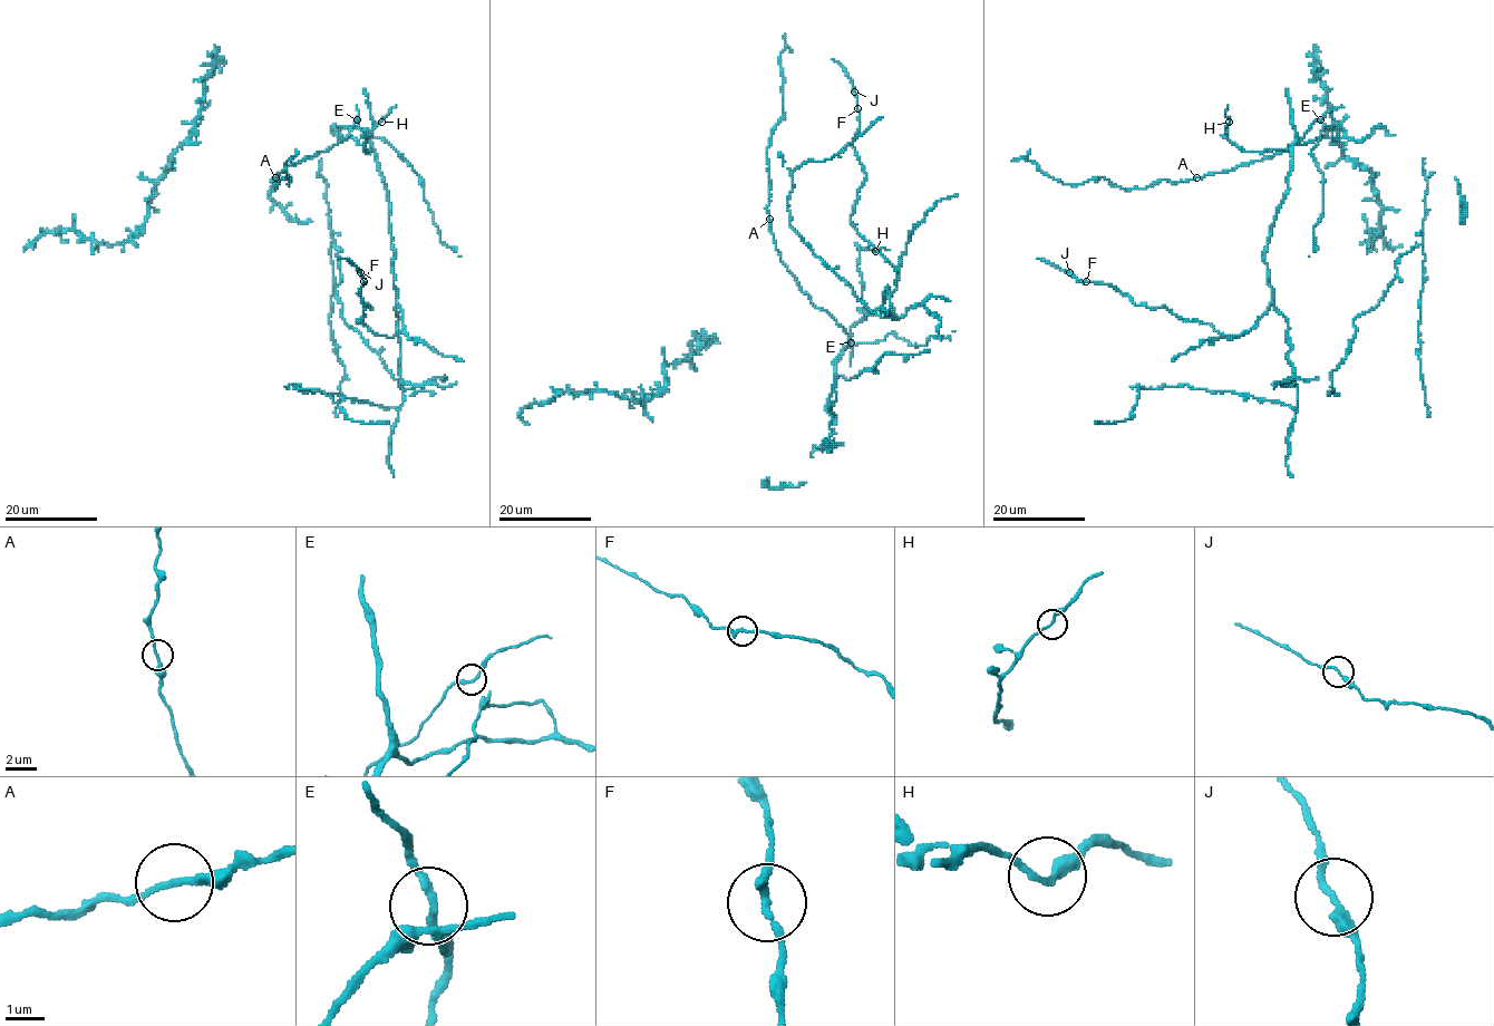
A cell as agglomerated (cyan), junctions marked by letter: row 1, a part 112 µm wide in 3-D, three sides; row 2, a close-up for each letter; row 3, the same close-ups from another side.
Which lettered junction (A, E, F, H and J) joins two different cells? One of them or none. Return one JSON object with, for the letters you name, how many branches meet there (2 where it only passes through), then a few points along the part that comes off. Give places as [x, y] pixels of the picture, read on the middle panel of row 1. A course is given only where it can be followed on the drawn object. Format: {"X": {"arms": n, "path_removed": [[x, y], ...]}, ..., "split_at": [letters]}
{"split_at": []}

